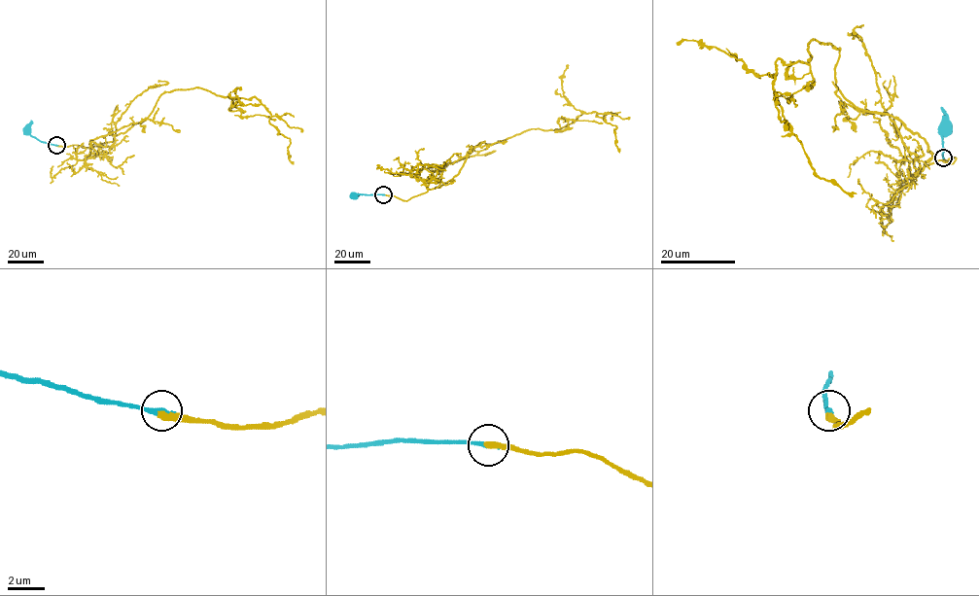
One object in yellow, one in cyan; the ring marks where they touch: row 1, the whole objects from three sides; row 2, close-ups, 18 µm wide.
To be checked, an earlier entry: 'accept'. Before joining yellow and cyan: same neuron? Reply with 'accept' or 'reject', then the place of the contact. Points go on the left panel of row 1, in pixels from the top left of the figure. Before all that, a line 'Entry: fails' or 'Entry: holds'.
Entry: holds
accept; place (56, 145)

